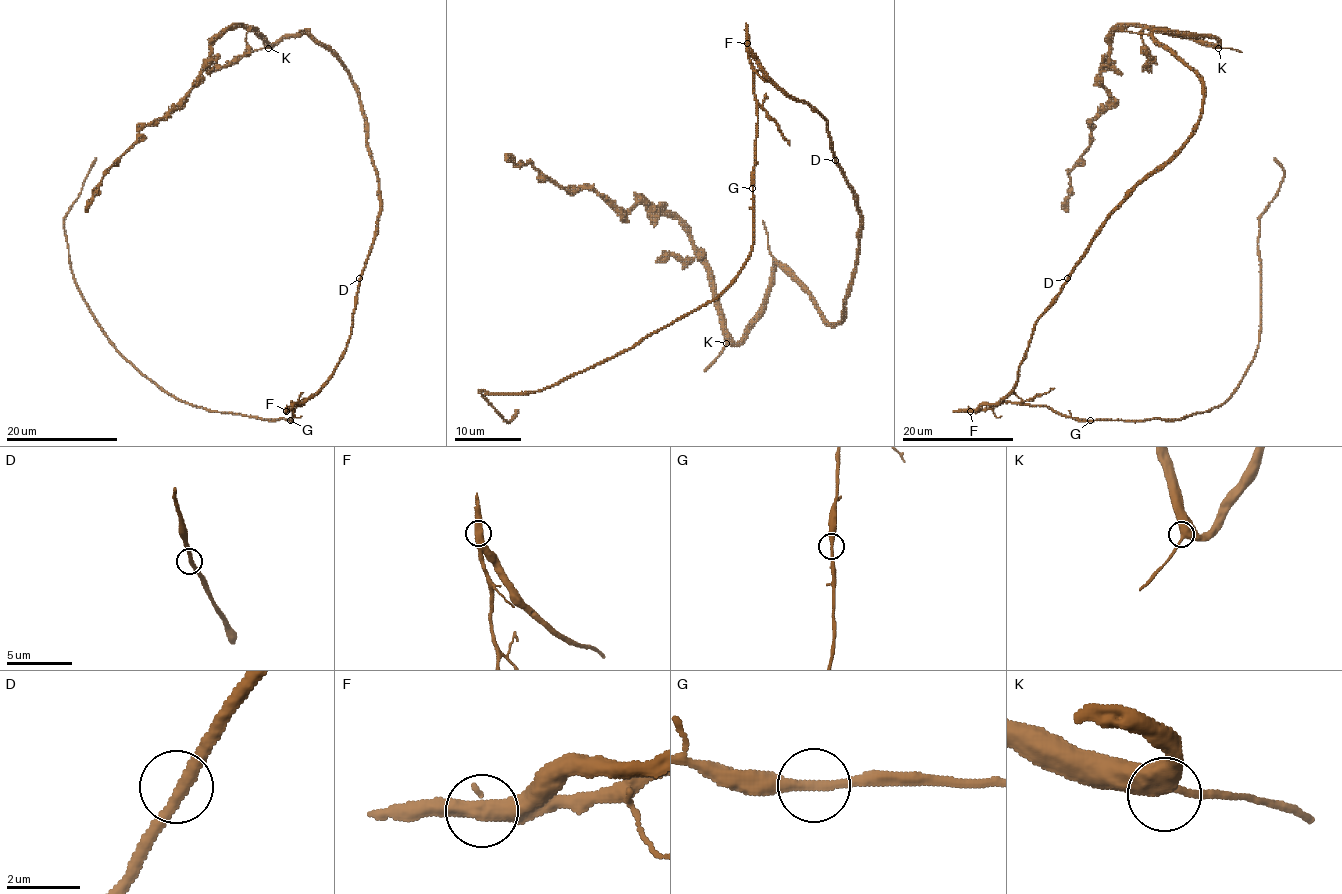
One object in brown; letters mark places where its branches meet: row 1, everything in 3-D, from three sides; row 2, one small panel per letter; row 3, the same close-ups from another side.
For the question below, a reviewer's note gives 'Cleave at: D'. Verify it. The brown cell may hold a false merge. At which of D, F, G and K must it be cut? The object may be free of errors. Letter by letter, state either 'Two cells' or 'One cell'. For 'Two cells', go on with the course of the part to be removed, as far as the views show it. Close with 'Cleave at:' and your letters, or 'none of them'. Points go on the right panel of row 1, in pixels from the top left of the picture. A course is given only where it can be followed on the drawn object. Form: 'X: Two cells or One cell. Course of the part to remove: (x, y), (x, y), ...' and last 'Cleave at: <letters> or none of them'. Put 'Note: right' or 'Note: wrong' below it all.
D: One cell
F: One cell
G: One cell
K: One cell
Cleave at: none of them
Note: wrong

